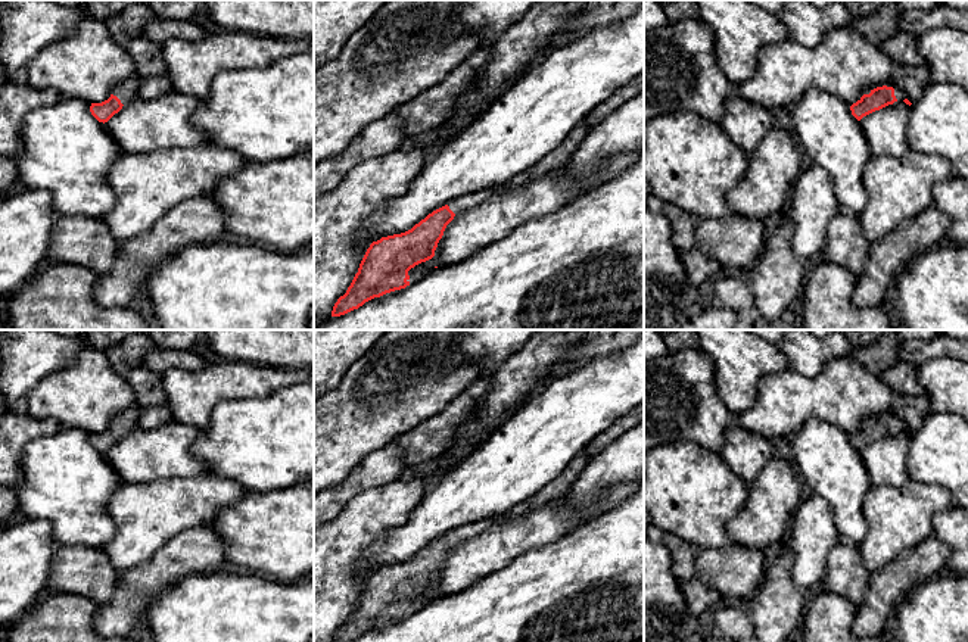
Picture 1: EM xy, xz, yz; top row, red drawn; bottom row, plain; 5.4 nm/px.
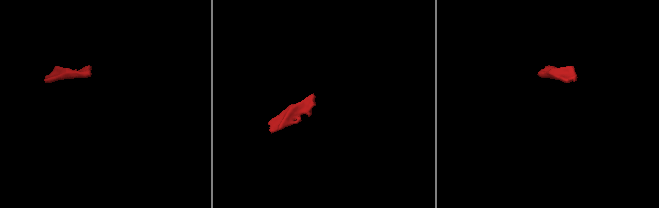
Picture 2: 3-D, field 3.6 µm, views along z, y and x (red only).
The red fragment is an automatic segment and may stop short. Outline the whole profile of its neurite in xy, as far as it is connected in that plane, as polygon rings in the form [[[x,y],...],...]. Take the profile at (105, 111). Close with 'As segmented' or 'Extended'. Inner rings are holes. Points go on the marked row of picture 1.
[[[133,75],[116,87],[111,97],[102,103],[91,103],[90,112],[99,122],[108,122],[115,113],[118,113],[125,105],[138,97],[140,77]]]. Extended

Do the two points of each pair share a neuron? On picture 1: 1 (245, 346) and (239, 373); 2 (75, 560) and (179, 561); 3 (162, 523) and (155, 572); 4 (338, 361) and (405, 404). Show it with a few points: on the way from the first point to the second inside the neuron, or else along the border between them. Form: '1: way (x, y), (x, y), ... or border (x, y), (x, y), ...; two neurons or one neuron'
1: border (224, 358), (273, 365), (276, 368); two neurons
2: border (120, 572), (120, 586), (105, 604); two neurons
3: border (189, 529), (170, 538), (148, 560), (130, 567); two neurons
4: border (374, 345), (351, 365), (342, 380), (329, 392); two neurons

